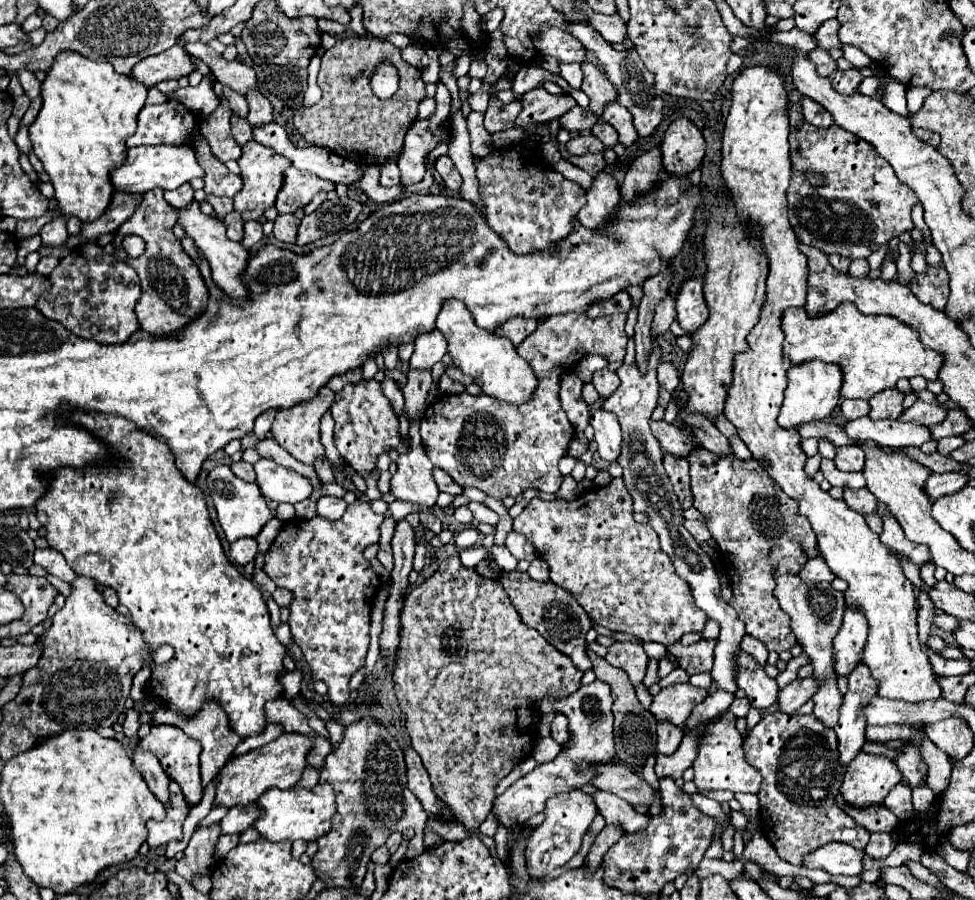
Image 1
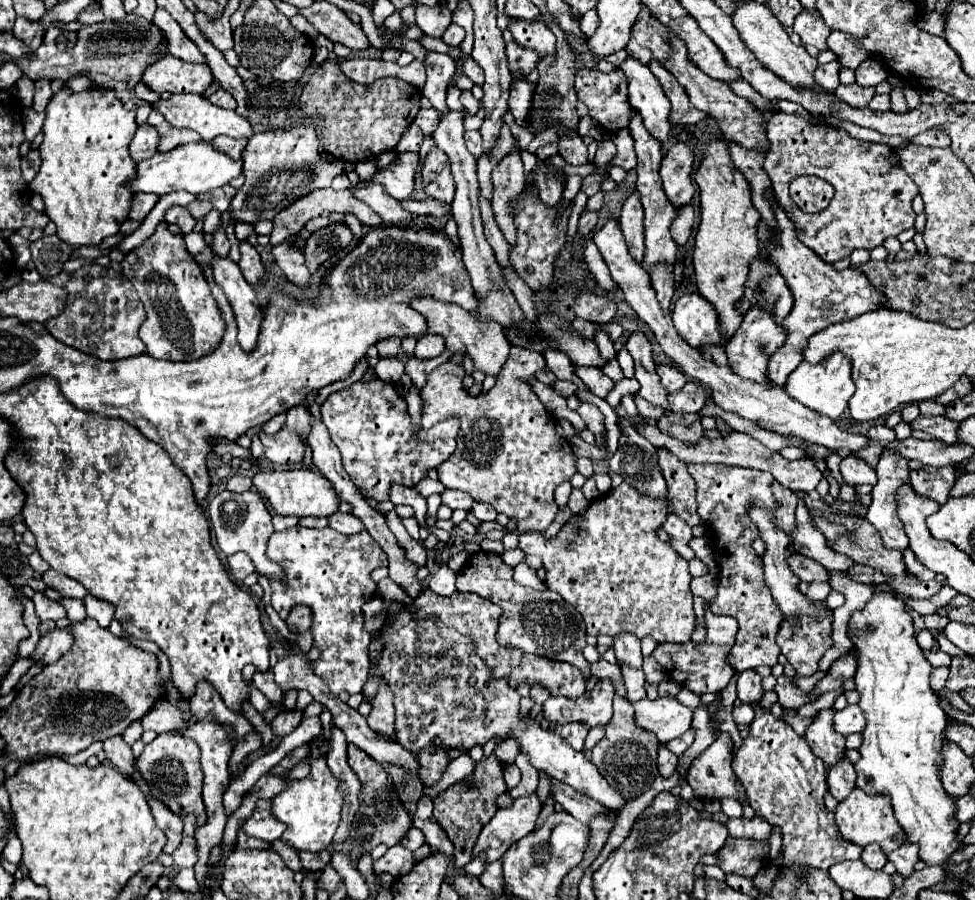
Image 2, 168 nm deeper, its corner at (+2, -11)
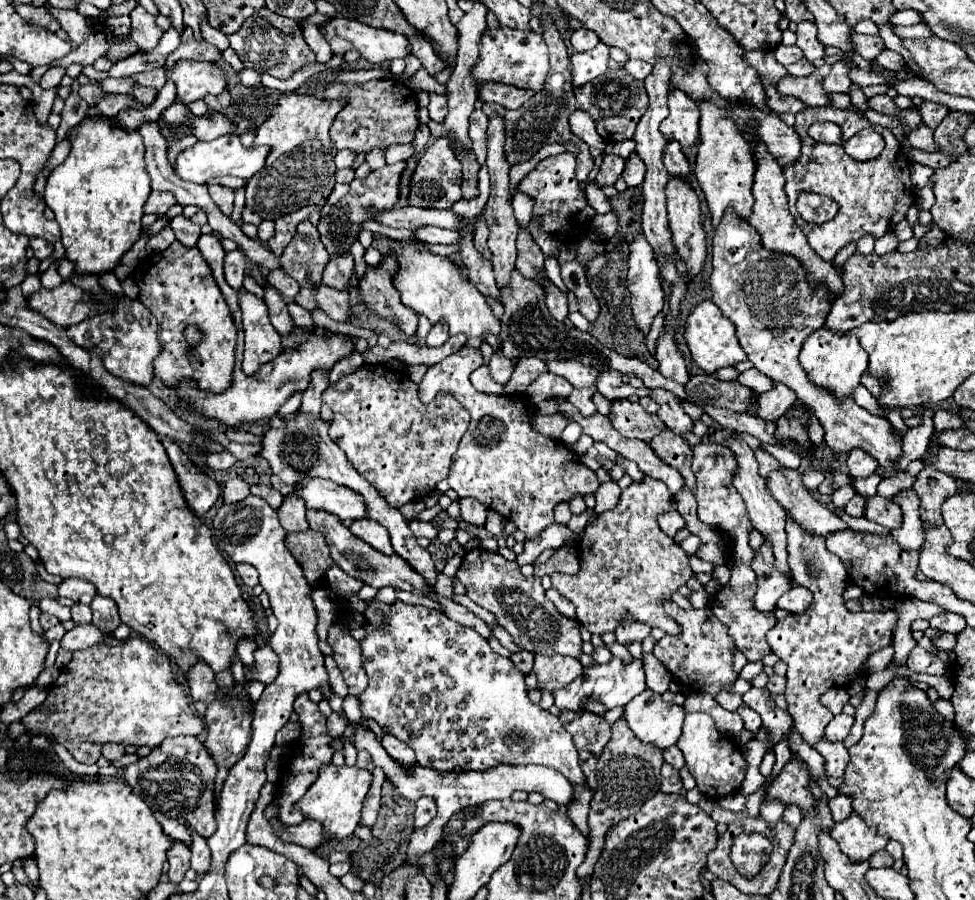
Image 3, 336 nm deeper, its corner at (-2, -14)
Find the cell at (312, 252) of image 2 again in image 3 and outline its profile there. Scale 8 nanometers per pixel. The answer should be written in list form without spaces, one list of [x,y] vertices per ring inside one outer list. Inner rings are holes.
[[[338,256],[338,260],[330,260],[330,264],[326,266],[322,282],[336,290],[348,290],[352,274],[354,274],[354,258]]]

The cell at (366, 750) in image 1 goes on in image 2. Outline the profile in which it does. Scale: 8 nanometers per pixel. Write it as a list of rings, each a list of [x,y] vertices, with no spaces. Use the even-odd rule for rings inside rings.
[[[348,745],[348,765],[352,767],[352,771],[358,775],[358,779],[362,783],[360,807],[358,807],[354,821],[352,821],[352,833],[342,843],[330,843],[326,847],[326,851],[328,853],[336,853],[336,851],[348,853],[350,859],[358,863],[364,853],[370,853],[370,849],[374,849],[378,845],[392,847],[392,845],[400,843],[402,837],[412,827],[412,817],[410,817],[408,807],[398,797],[398,789],[394,785],[392,775],[386,773],[378,761],[374,761],[368,753],[364,753],[356,745]]]

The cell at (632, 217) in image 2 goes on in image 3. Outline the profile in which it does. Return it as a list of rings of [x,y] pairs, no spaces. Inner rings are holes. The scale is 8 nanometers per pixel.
[[[644,236],[630,244],[628,256],[628,290],[632,296],[632,318],[642,334],[650,332],[656,314],[662,312],[664,292],[658,280],[654,250]]]

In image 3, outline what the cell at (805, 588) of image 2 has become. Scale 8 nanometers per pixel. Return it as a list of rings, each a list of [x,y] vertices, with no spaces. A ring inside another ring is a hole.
[[[794,586],[794,588],[790,588],[790,592],[780,596],[780,600],[776,602],[776,608],[788,610],[790,614],[798,614],[798,612],[804,612],[810,604],[812,604],[810,590],[802,588],[802,586]]]

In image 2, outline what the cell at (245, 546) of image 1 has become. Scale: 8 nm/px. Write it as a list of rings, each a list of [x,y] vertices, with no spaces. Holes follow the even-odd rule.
[[[234,553],[228,557],[228,565],[232,569],[232,575],[242,581],[246,575],[254,573],[254,565],[250,561],[250,557],[246,557],[246,553]]]

